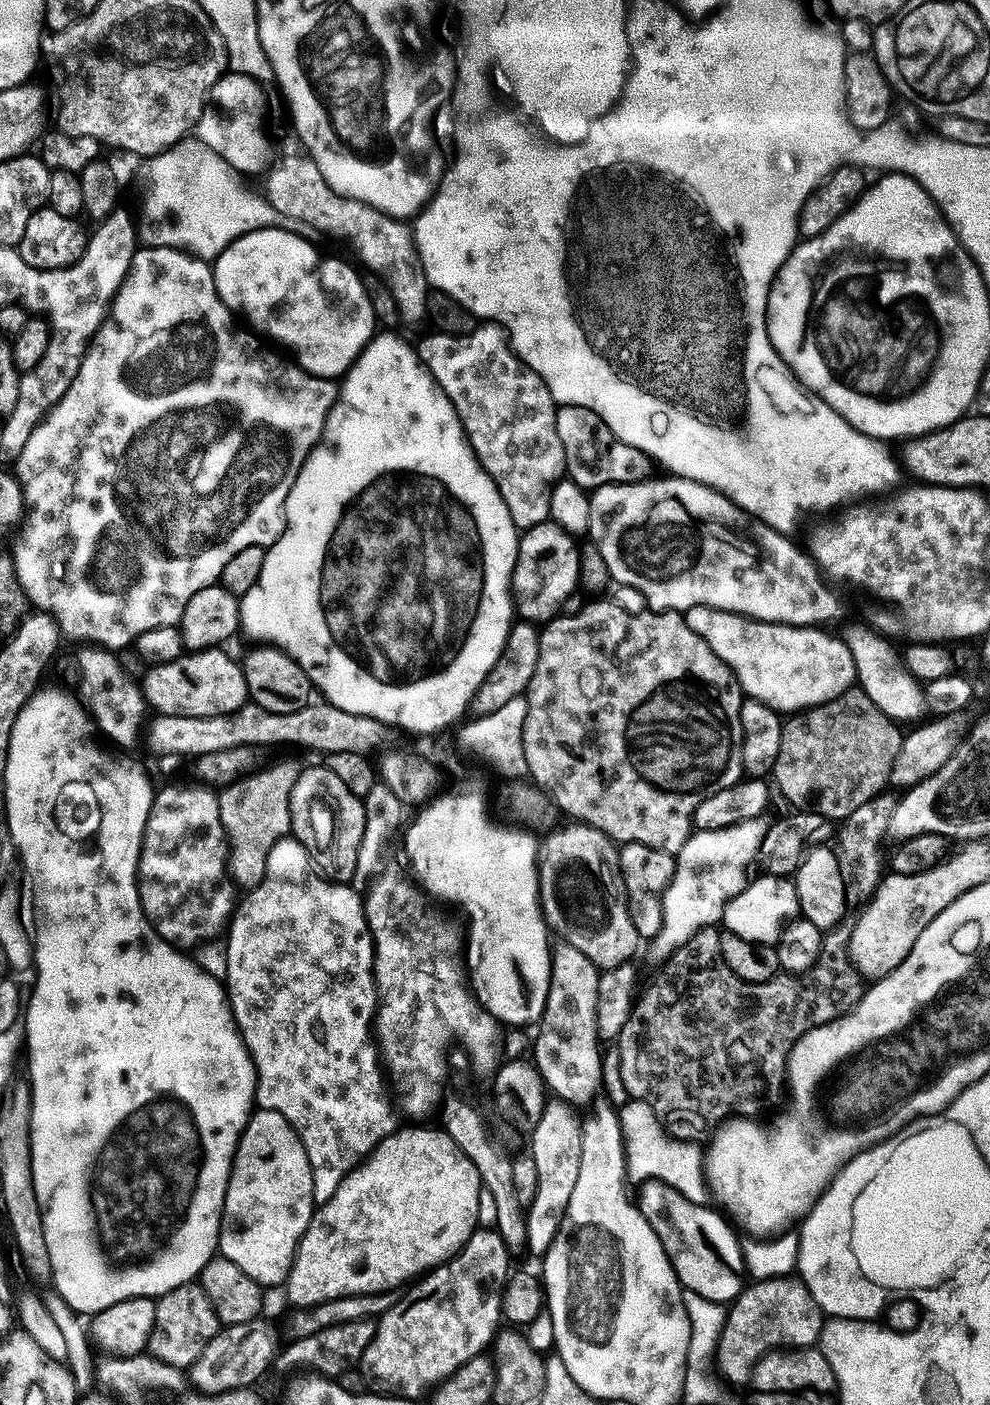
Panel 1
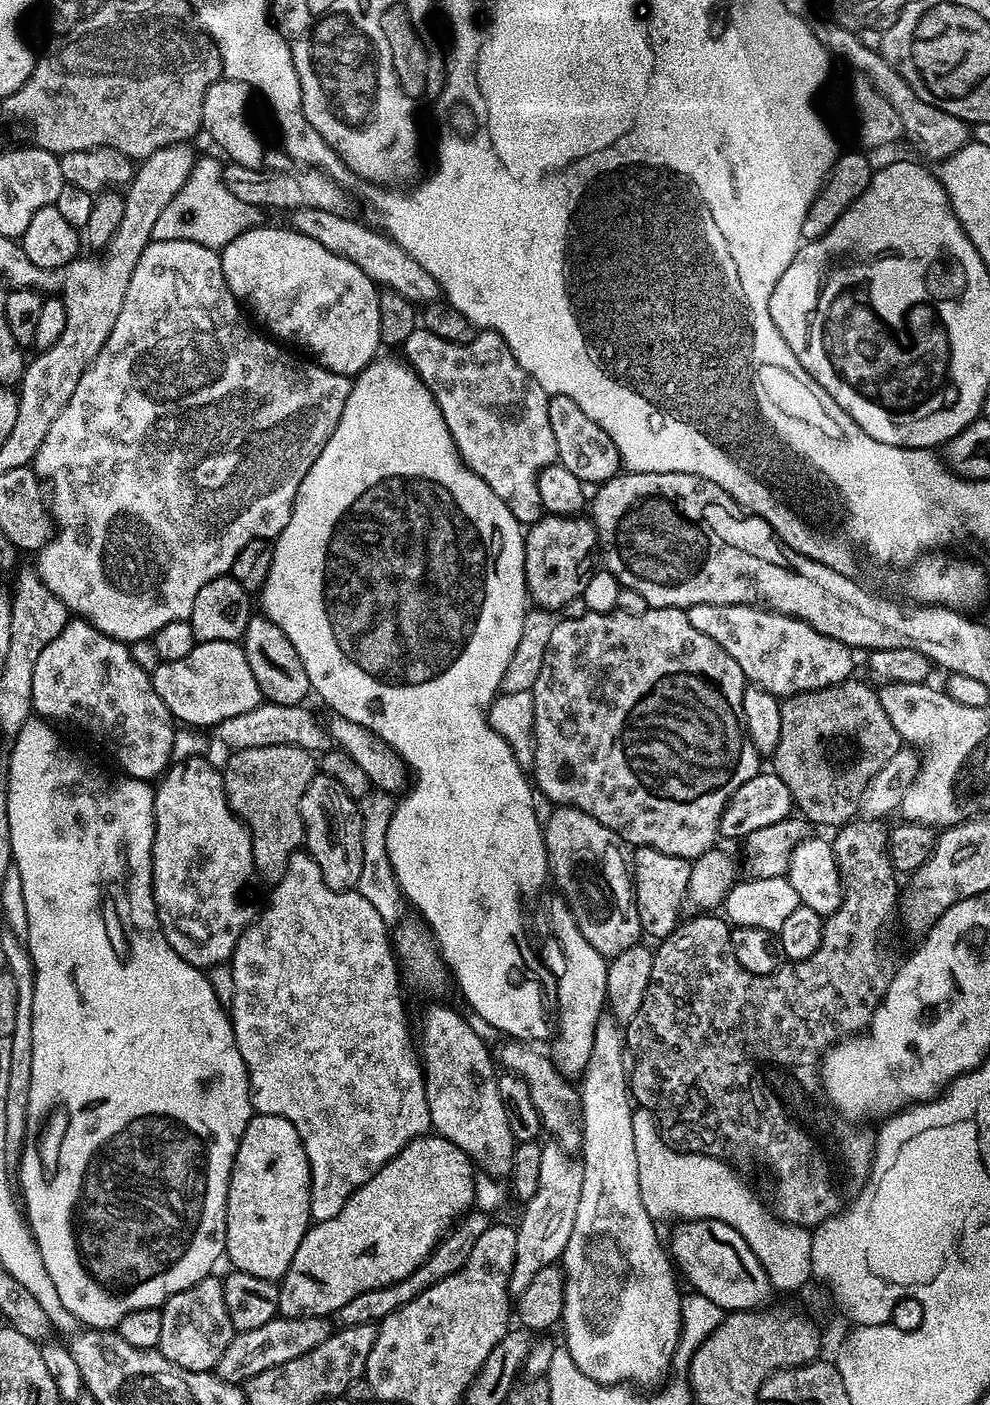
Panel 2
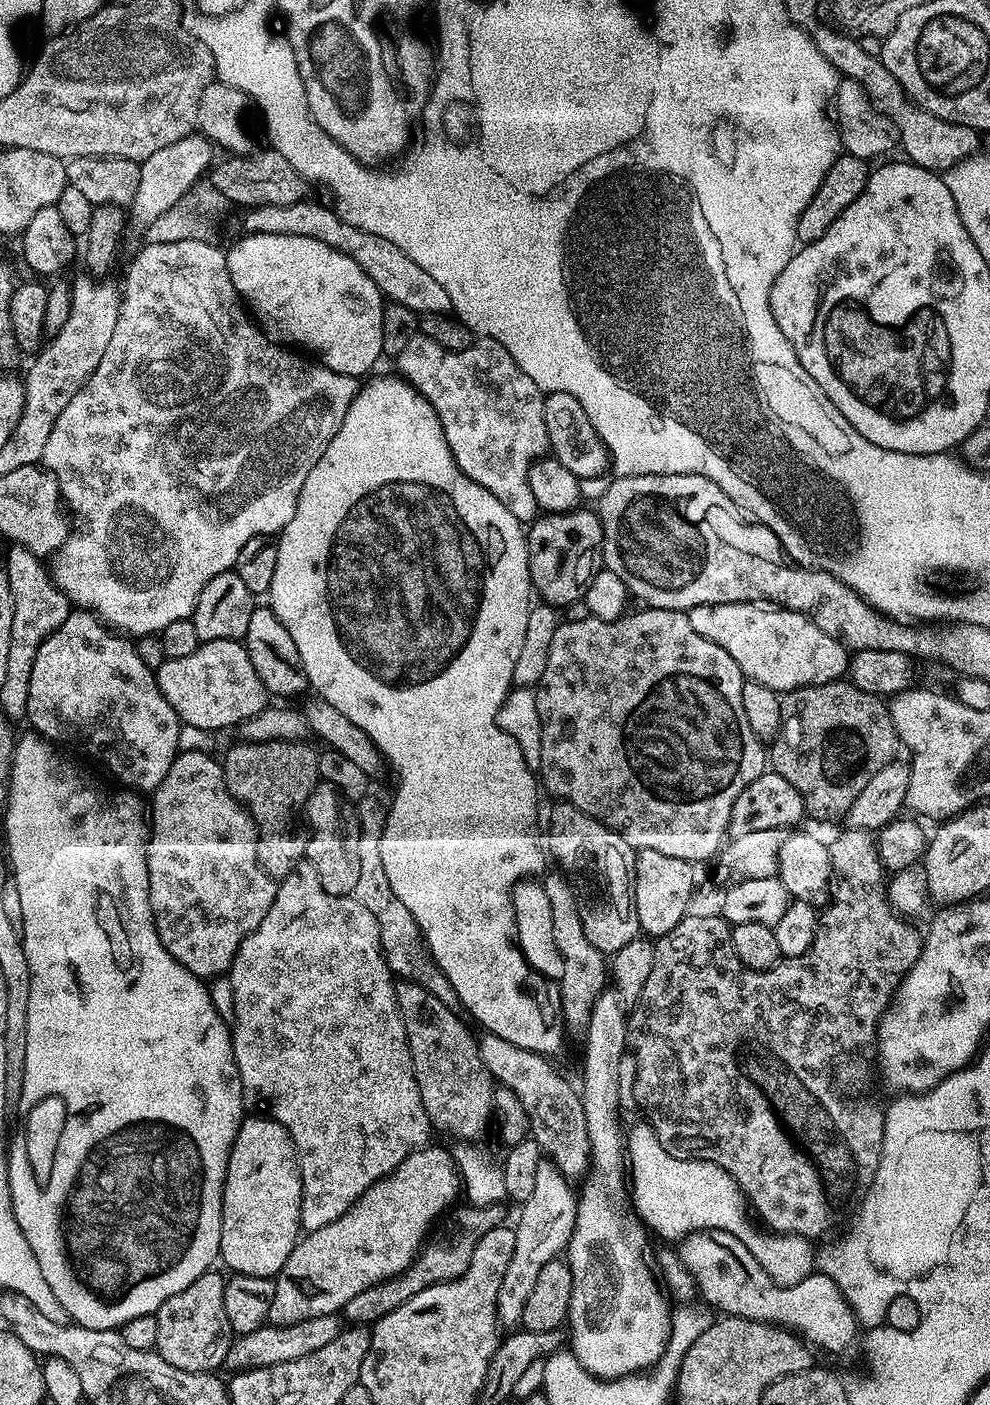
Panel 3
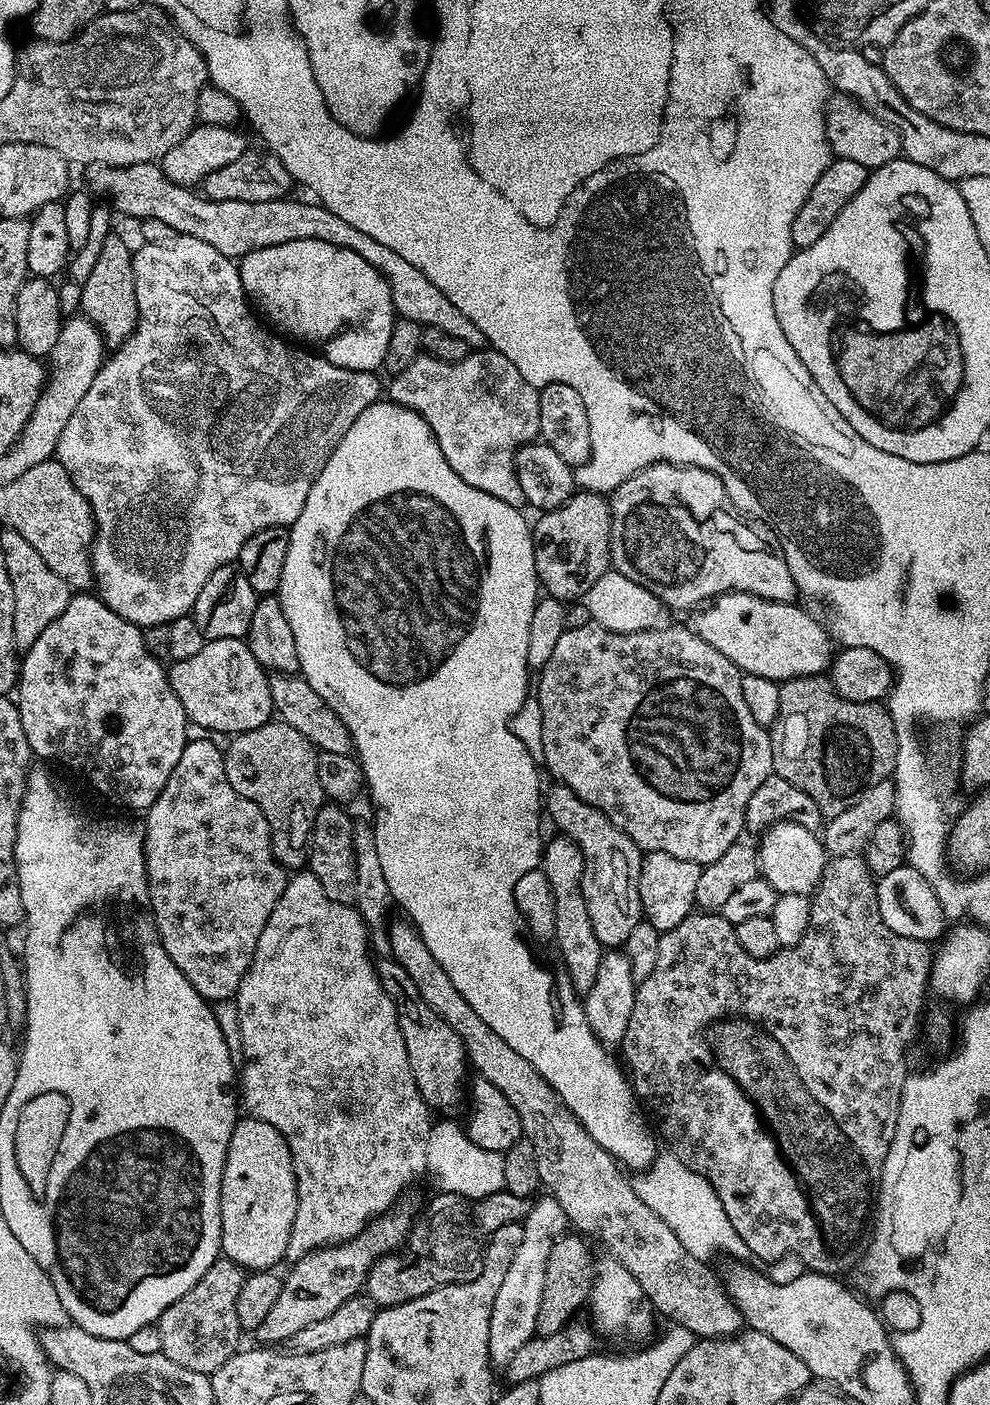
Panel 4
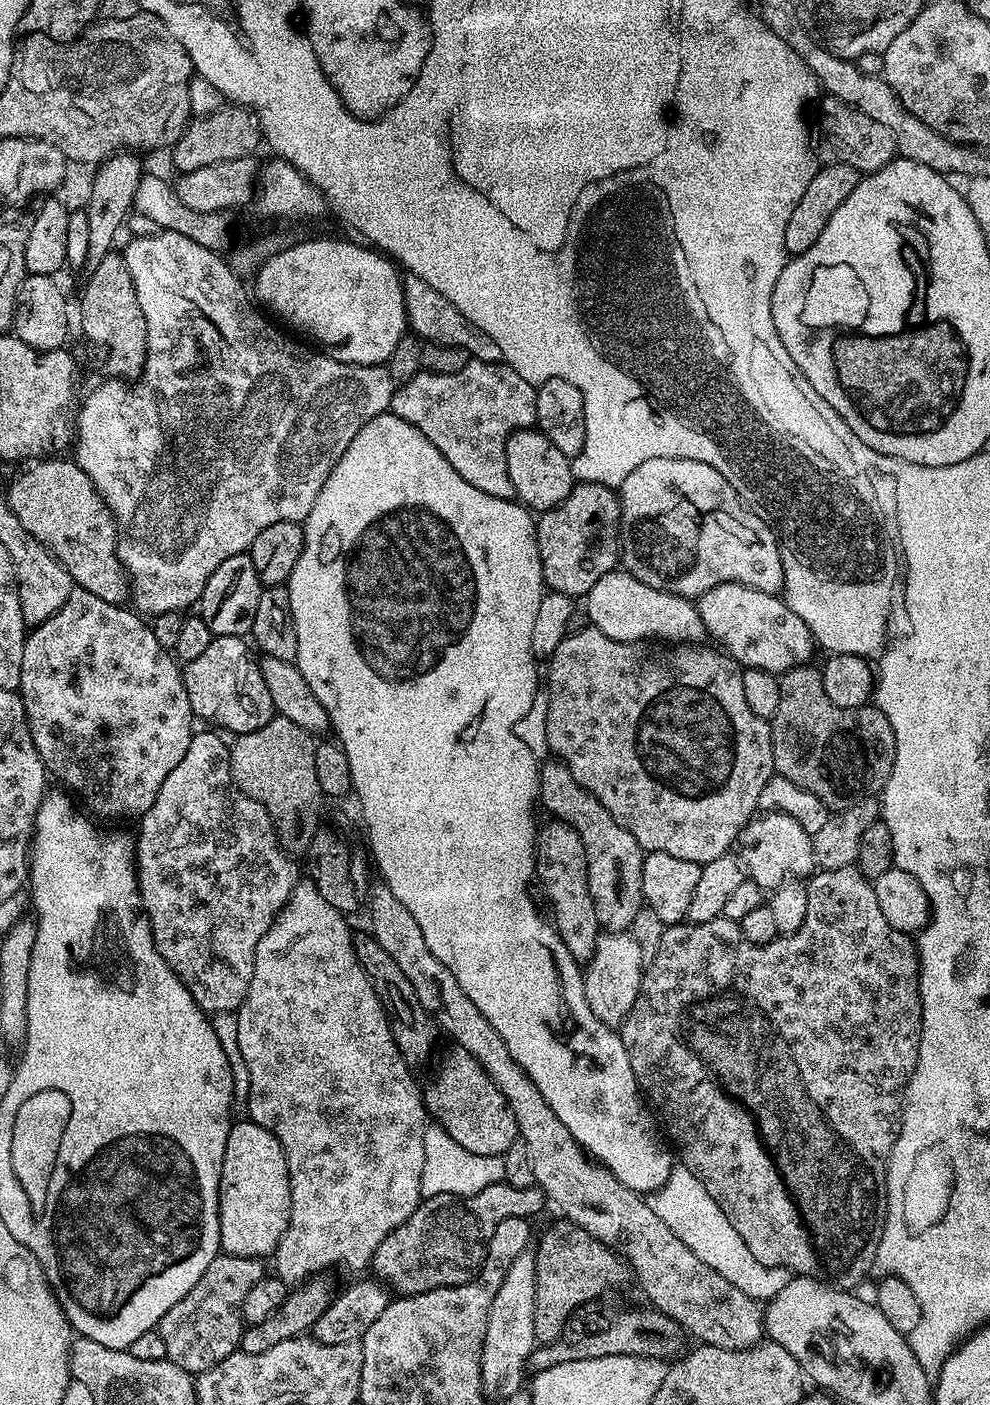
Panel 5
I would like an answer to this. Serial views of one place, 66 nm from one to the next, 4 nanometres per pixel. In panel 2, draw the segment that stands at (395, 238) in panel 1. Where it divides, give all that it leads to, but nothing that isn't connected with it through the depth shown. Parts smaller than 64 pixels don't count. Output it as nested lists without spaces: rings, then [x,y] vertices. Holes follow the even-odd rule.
[[[283,150],[269,151],[261,164],[255,168],[231,162],[223,165],[224,185],[234,198],[252,204],[255,208],[317,208],[330,212],[340,212],[344,204],[344,191],[331,176],[318,168],[306,168],[297,160],[290,159]]]

